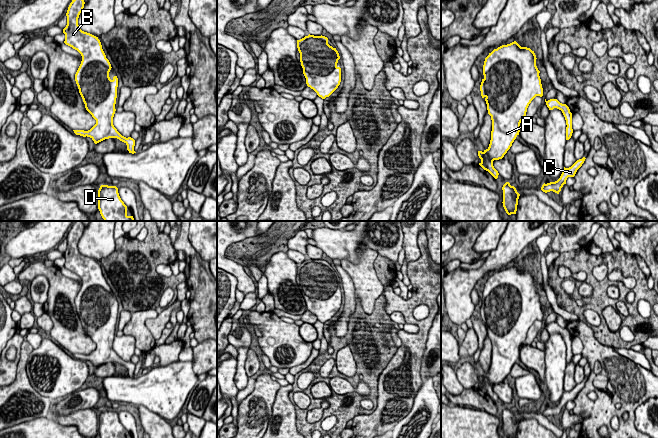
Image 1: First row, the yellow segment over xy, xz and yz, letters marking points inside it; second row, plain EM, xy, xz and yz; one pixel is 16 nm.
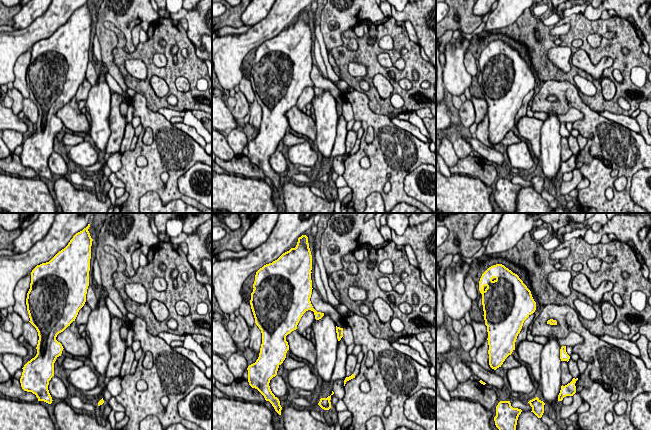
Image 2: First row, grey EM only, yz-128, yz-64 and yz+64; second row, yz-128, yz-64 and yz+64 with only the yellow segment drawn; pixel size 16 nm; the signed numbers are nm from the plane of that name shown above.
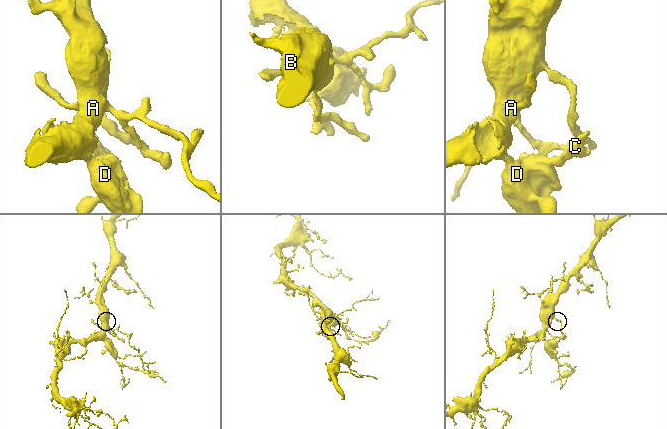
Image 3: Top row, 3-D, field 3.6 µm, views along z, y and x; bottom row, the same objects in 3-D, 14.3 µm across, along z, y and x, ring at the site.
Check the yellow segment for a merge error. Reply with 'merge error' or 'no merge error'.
no merge error

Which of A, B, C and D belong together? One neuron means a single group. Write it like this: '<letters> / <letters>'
A B C D

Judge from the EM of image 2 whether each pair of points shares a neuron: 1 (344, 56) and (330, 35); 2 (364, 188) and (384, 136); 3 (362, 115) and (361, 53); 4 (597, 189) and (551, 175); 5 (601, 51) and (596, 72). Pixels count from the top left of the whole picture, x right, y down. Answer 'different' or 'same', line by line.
1: different
2: same
3: different
4: different
5: different

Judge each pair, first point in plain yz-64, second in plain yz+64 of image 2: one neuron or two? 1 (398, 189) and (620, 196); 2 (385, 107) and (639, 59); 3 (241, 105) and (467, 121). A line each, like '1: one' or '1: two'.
1: one
2: one
3: one

